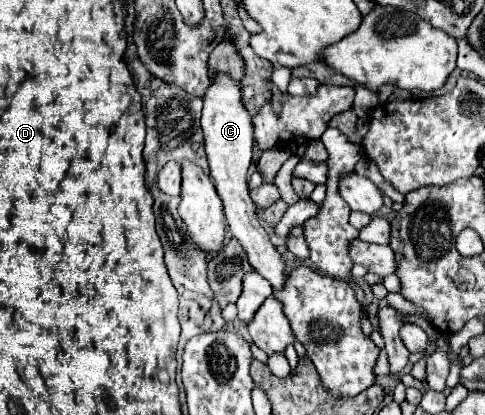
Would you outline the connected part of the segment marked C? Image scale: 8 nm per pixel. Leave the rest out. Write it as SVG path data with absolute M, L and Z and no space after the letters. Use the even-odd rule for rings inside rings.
M217 76L211 86L207 88L203 96L203 116L201 116L201 128L205 134L205 152L211 168L211 178L215 182L215 188L219 192L219 198L225 206L225 216L229 224L229 232L233 238L239 240L243 246L249 264L269 280L273 292L283 290L287 282L285 274L285 262L277 248L271 244L269 234L261 226L257 214L255 214L255 202L249 196L247 186L247 172L253 160L253 124L251 116L241 104L241 92L239 82L229 76Z

